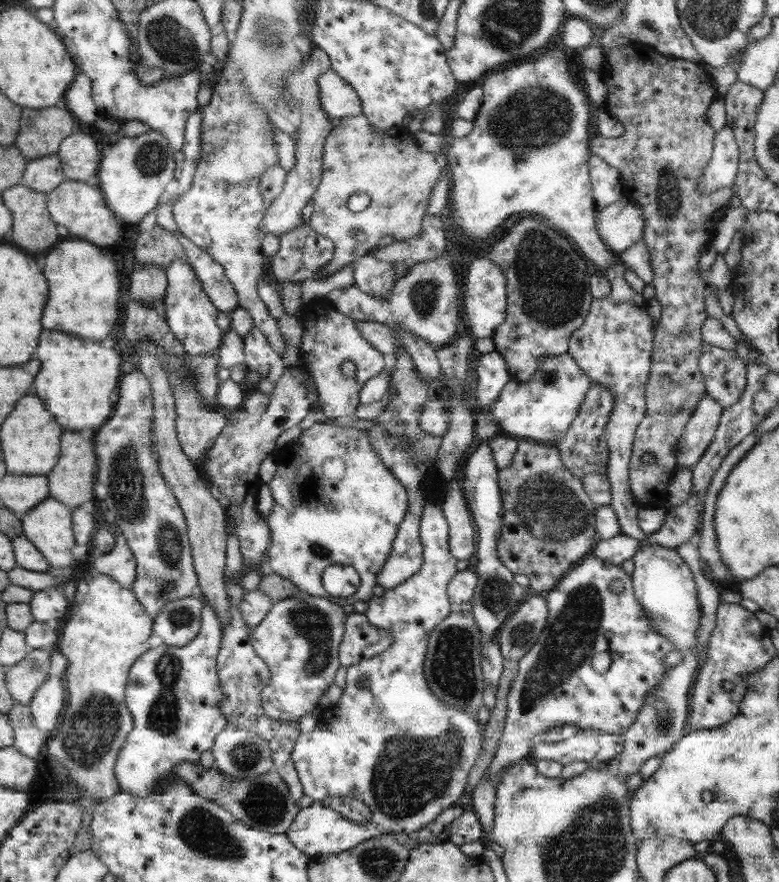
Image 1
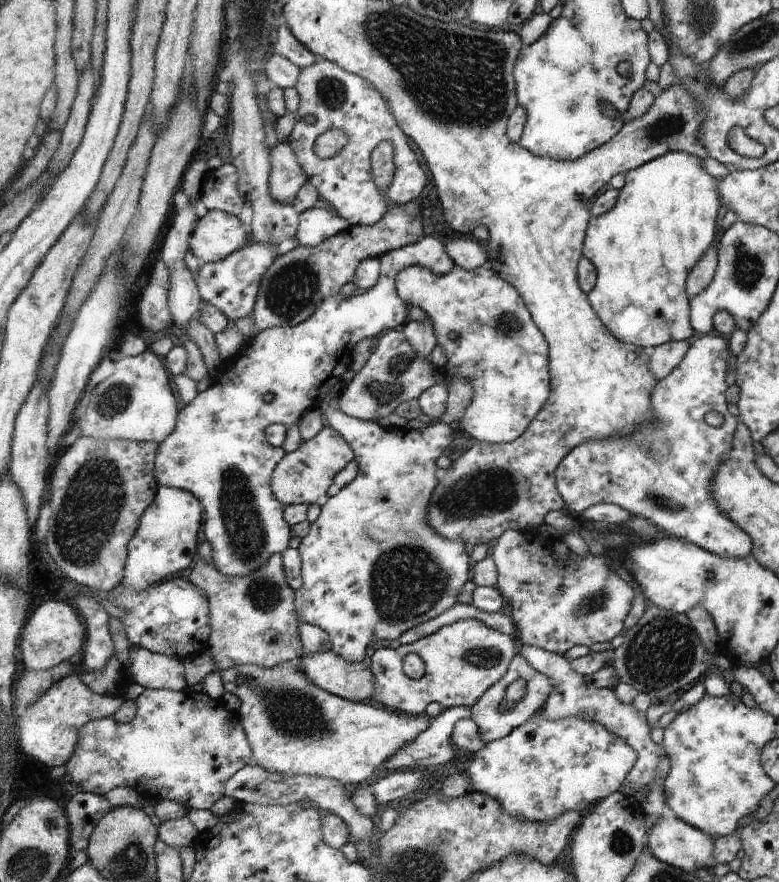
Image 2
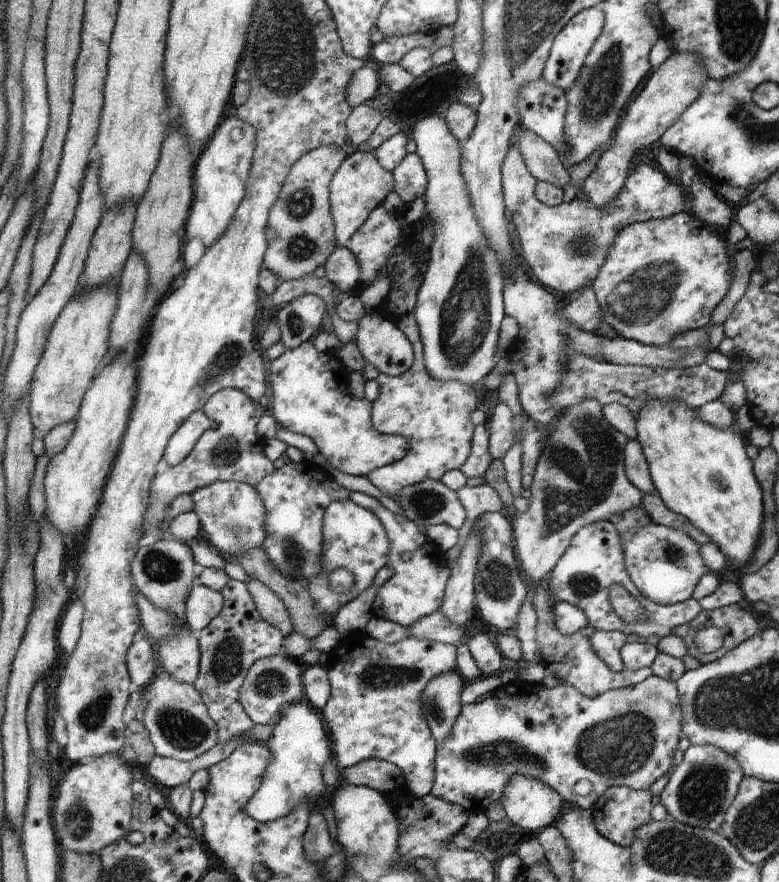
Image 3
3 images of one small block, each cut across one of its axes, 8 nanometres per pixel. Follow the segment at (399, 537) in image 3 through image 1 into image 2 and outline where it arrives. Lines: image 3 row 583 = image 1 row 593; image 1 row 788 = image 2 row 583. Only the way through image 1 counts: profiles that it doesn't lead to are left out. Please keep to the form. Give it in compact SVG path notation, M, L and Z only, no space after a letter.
M335 389L322 402L319 402L319 407L324 412L325 423L330 425L352 448L356 462L356 475L350 484L341 488L336 496L330 497L328 501L320 508L320 514L317 520L310 525L308 535L301 538L298 552L301 556L301 575L303 585L295 590L295 609L299 614L300 621L319 626L323 631L326 631L331 638L331 650L334 651L340 658L353 663L363 662L366 658L366 648L372 642L372 637L380 642L383 640L396 640L400 638L403 632L415 627L417 624L426 622L427 620L436 618L439 614L446 612L452 608L458 600L457 596L460 590L469 584L468 575L470 570L470 556L466 554L462 541L451 541L450 539L441 537L429 525L427 520L427 508L433 505L432 494L438 484L438 476L440 470L437 468L435 460L444 454L447 454L450 444L456 437L454 431L448 422L433 422L431 425L424 427L424 430L409 430L406 429L385 429L374 421L360 420L348 416L345 412L339 409L340 389Z

